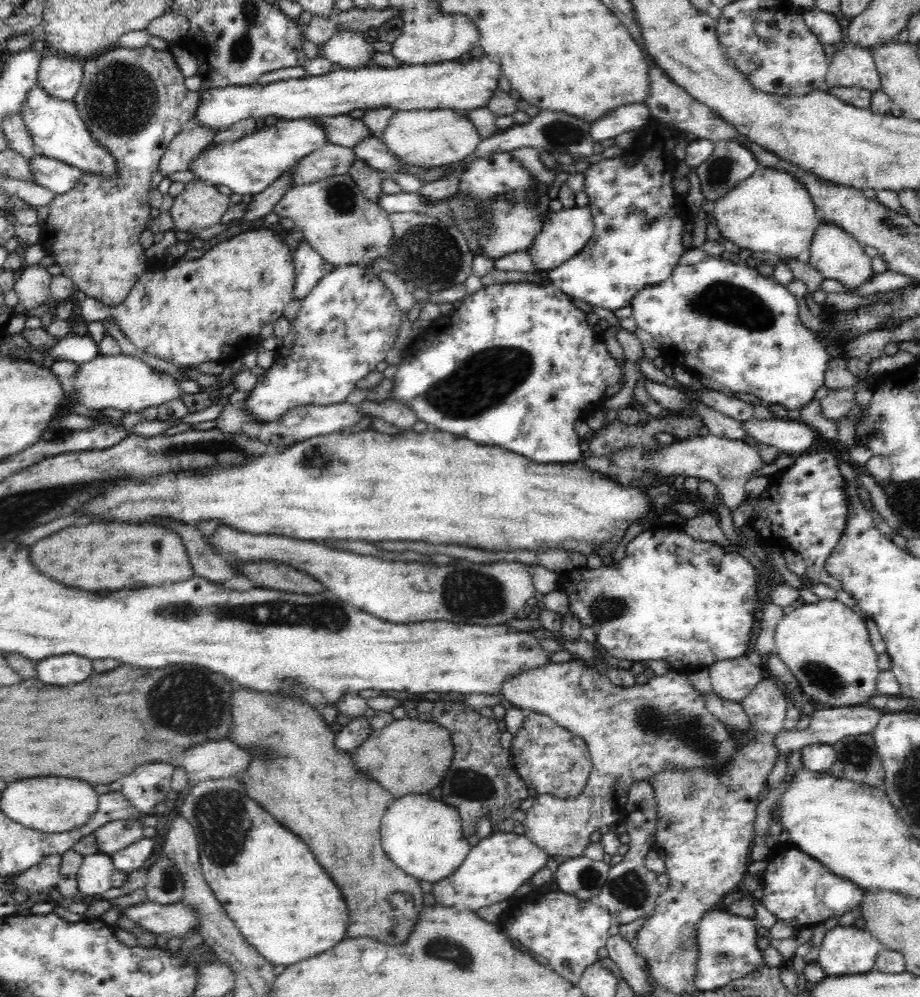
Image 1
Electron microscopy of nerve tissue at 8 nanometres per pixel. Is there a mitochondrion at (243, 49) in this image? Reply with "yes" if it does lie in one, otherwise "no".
yes

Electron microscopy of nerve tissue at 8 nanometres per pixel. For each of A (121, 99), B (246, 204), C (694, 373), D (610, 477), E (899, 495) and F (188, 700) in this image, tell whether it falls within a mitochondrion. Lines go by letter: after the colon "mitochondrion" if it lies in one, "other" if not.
A: mitochondrion
B: other
C: other
D: other
E: other
F: mitochondrion

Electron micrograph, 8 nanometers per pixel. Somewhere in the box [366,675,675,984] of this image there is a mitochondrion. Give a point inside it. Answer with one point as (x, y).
(630, 889)

